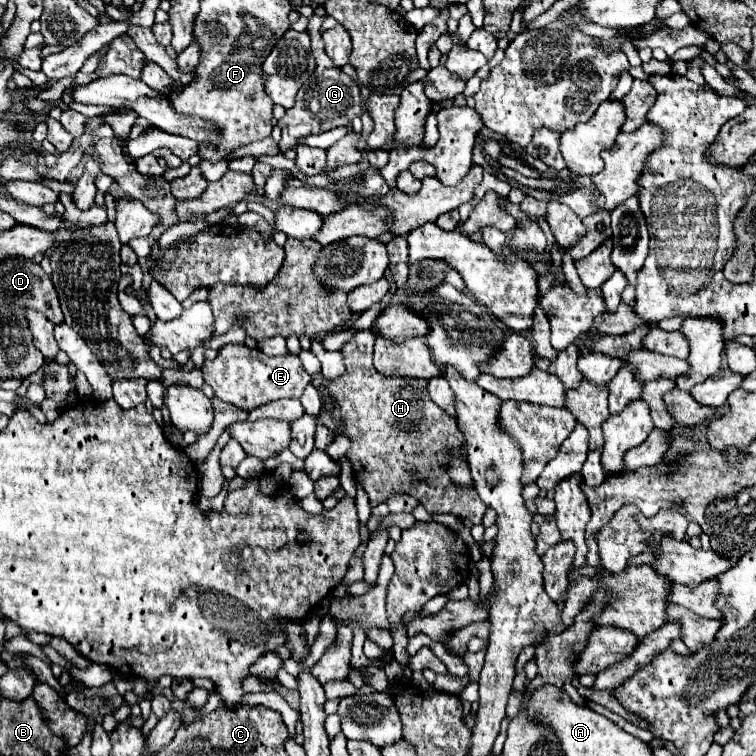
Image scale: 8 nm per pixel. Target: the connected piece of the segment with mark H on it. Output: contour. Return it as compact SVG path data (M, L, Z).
M360 330L342 346L344 366L346 372L334 380L326 380L320 372L312 376L312 384L318 394L328 390L332 398L332 408L320 412L320 422L338 434L338 422L342 422L342 434L352 440L348 448L348 460L352 464L354 480L366 490L370 496L370 504L378 506L386 502L392 494L408 494L414 496L428 512L448 512L454 516L468 518L472 524L482 524L486 504L480 500L472 486L454 484L444 470L450 456L466 456L466 440L458 428L456 418L446 414L440 406L436 406L428 396L428 380L404 380L404 378L386 378L372 366L372 350L374 350L374 336L370 330Z

